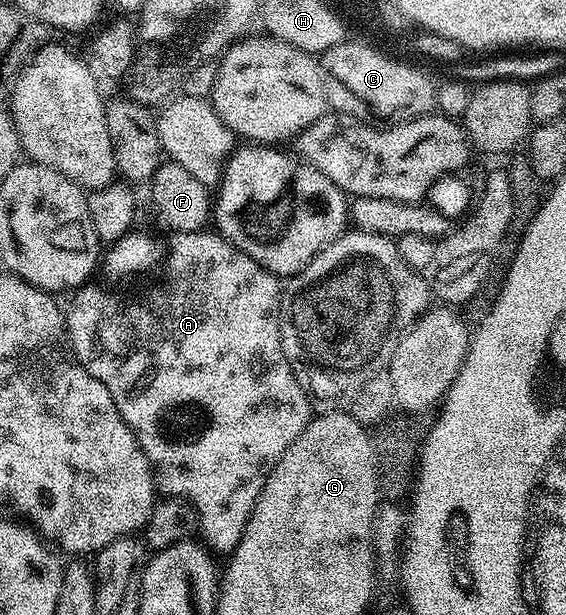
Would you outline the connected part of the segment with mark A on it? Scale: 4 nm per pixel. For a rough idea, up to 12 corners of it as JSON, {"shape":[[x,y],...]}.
{"shape":[[178,231],[73,355],[228,557],[311,399],[278,276]]}

